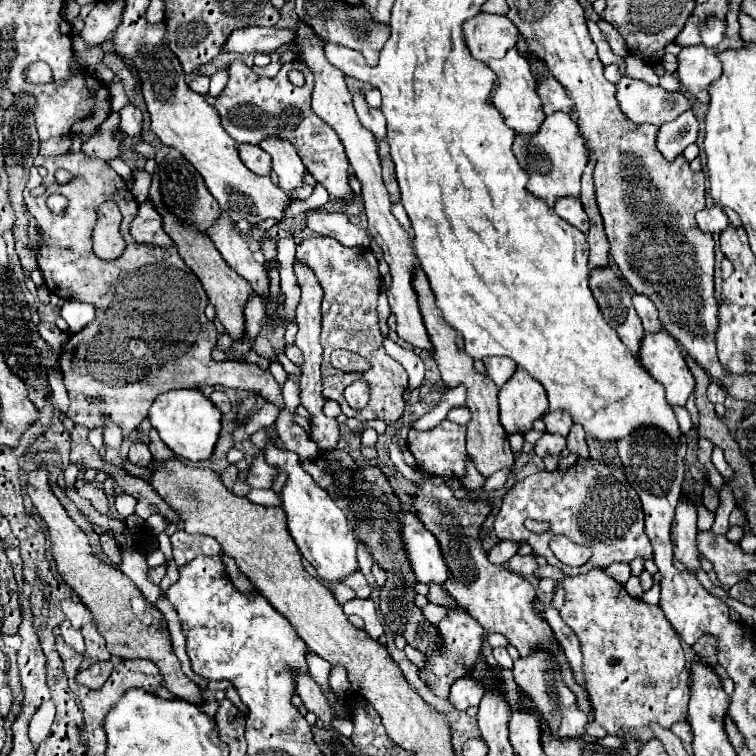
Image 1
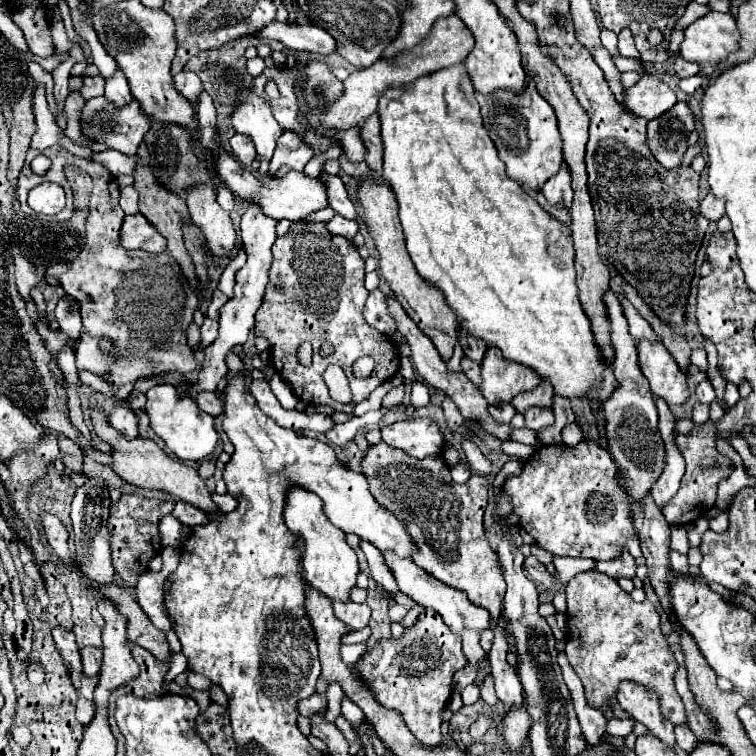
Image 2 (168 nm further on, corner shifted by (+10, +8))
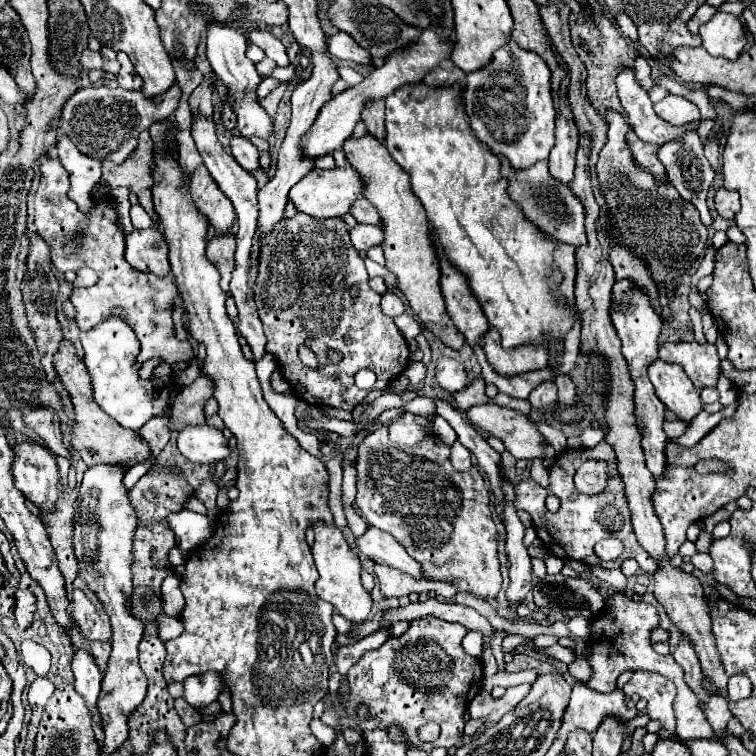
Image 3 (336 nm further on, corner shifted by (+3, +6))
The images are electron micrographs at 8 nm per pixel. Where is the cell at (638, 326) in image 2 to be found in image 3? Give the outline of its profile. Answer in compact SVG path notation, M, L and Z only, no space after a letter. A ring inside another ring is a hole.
M665 342L659 346L659 358L665 362L673 362L685 368L687 376L695 384L695 388L715 386L721 376L719 356L715 344L697 344L697 342Z

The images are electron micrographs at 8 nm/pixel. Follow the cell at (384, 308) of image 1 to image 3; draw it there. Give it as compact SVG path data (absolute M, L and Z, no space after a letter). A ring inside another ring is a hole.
M385 292L383 298L381 298L381 312L385 316L389 316L389 318L397 318L397 316L401 316L405 312L405 306L403 306L403 302L395 294Z

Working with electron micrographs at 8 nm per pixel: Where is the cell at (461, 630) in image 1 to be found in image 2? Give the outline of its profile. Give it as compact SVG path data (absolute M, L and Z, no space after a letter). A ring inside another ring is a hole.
M424 610L416 624L406 628L402 636L382 638L378 646L360 656L354 664L354 672L384 708L402 714L402 720L422 746L436 748L440 744L442 712L454 690L452 676L464 666L466 656L462 652L462 642L458 642L440 614Z

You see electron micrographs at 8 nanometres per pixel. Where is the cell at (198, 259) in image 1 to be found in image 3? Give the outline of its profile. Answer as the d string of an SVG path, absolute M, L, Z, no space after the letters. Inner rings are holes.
M141 132L139 148L133 154L133 160L125 160L123 164L115 164L108 160L102 162L103 178L101 178L101 182L109 184L111 188L117 188L117 186L131 188L137 194L139 204L153 218L153 224L159 224L159 216L157 216L157 212L153 208L153 200L151 200L153 166L155 166L155 158L153 158L151 136L149 136L149 132Z

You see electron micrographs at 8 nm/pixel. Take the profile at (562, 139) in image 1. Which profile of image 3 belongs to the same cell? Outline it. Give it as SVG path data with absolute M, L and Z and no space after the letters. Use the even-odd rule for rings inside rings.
M511 40L511 52L495 52L493 62L467 76L465 106L473 132L495 154L505 156L513 168L527 170L539 160L549 160L555 146L555 108L551 98L551 74L533 52L521 50Z

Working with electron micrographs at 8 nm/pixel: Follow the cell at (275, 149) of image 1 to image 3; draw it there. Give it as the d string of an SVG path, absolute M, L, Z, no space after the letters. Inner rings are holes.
M209 22L209 28L207 28L207 60L211 62L215 76L227 88L227 102L233 108L233 112L237 114L237 126L235 128L245 138L269 140L269 136L273 136L275 124L273 124L271 116L265 112L265 108L259 104L257 88L261 84L261 76L257 74L255 64L245 56L245 50L247 50L247 40L239 30L227 28L227 26L217 24L217 22Z

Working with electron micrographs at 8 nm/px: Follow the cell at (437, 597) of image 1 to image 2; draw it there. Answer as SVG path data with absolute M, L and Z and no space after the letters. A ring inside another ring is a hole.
M390 550L382 552L382 556L384 556L384 564L394 574L400 592L414 598L420 606L436 610L444 618L444 622L450 626L450 630L454 630L454 634L458 634L462 638L462 650L468 658L468 664L478 664L486 656L486 652L480 648L478 640L480 640L480 632L490 628L490 614L486 614L486 610L482 610L480 606L474 606L466 598L466 594L462 594L462 590L454 590L452 586L446 586L444 582L438 582L436 578L426 574L426 570L416 566L410 558L398 558L396 554L390 554Z

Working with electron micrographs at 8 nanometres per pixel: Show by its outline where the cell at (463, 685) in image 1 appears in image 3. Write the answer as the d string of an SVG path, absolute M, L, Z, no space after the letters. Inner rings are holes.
M511 634L504 638L502 643L502 652L504 654L511 652L517 645L525 645L529 642L531 638L518 635L518 634Z

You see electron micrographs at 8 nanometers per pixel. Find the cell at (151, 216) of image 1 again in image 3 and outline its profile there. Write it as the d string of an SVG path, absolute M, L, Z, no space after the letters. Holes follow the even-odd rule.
M151 226L147 230L133 230L125 238L127 250L125 250L125 260L141 270L141 272L151 272L157 276L169 274L169 246L165 242L165 236L159 228Z

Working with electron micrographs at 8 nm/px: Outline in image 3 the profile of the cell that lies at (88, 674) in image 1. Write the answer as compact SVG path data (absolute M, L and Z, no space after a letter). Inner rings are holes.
M97 642L97 644L91 644L91 650L89 650L99 666L101 672L107 670L107 658L111 654L111 644L109 642Z

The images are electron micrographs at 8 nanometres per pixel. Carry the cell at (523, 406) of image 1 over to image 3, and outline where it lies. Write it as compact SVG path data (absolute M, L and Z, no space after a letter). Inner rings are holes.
M489 328L483 340L487 362L501 376L519 376L531 370L541 370L549 364L549 352L545 348L501 348L501 336L495 328Z

